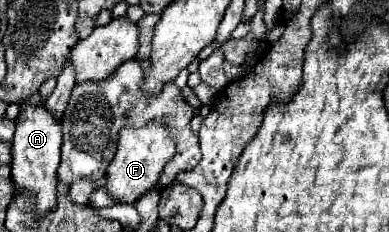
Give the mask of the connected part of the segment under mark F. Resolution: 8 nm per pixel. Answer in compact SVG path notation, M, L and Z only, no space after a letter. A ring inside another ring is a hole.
M148 122L142 130L122 130L118 138L118 150L106 172L106 190L118 204L134 204L158 182L162 168L174 156L174 140L162 122Z

